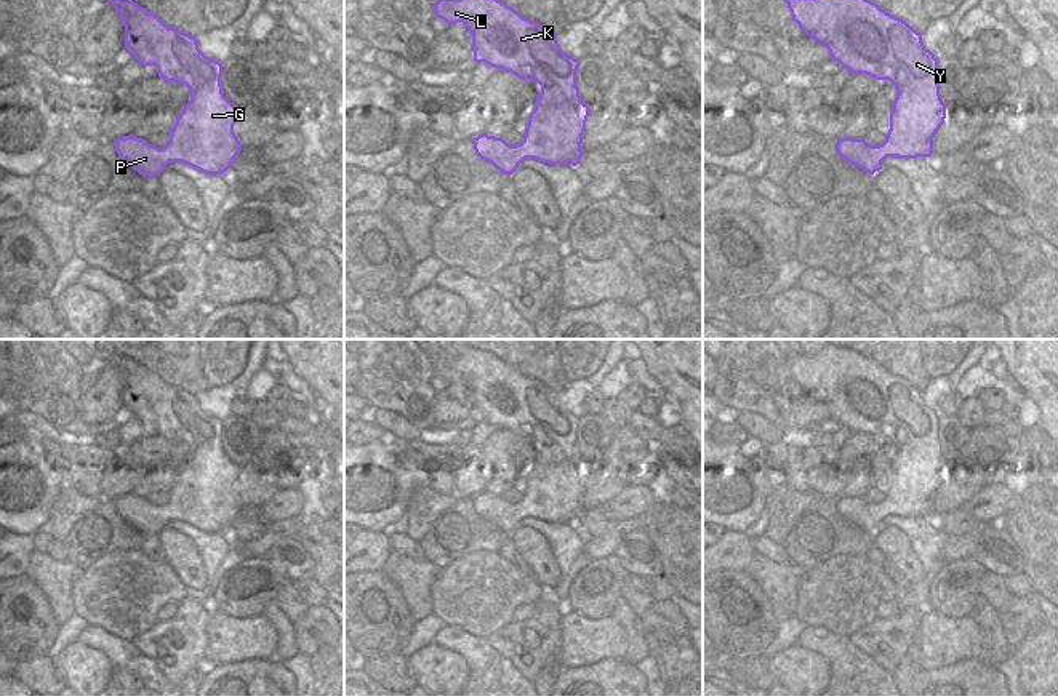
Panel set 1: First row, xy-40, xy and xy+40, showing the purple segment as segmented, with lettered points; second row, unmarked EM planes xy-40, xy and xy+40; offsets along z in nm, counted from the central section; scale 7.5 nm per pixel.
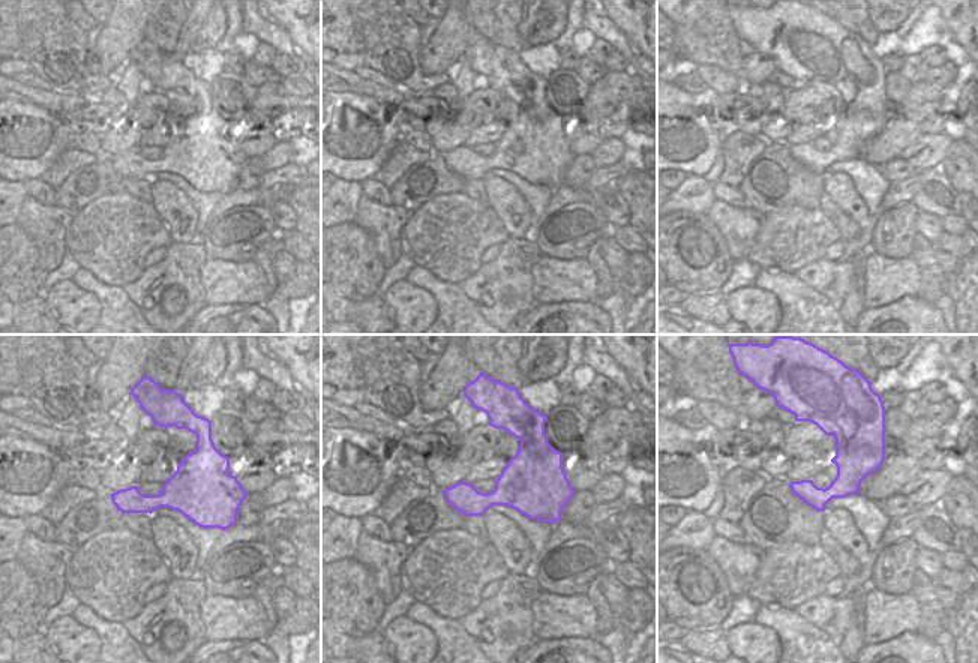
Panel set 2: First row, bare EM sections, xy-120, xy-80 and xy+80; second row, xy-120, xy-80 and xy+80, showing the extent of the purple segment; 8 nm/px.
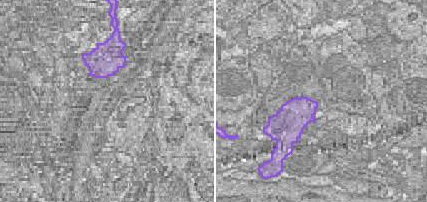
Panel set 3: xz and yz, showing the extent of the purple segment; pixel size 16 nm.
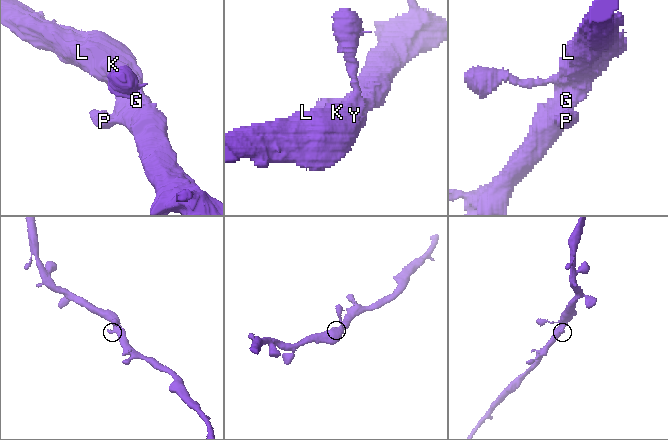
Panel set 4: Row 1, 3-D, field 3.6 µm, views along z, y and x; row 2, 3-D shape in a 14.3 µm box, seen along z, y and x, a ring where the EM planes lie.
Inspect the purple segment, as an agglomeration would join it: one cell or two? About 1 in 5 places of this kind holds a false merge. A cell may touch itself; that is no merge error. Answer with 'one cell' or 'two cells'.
one cell

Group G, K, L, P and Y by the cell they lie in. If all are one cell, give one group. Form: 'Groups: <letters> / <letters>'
Groups: G K L P Y.

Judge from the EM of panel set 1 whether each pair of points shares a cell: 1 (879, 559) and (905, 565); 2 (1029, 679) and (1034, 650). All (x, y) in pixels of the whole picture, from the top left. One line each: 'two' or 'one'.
1: two
2: one

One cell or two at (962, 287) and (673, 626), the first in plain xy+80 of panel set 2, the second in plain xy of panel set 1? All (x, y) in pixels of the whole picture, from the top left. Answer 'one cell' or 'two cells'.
two cells

